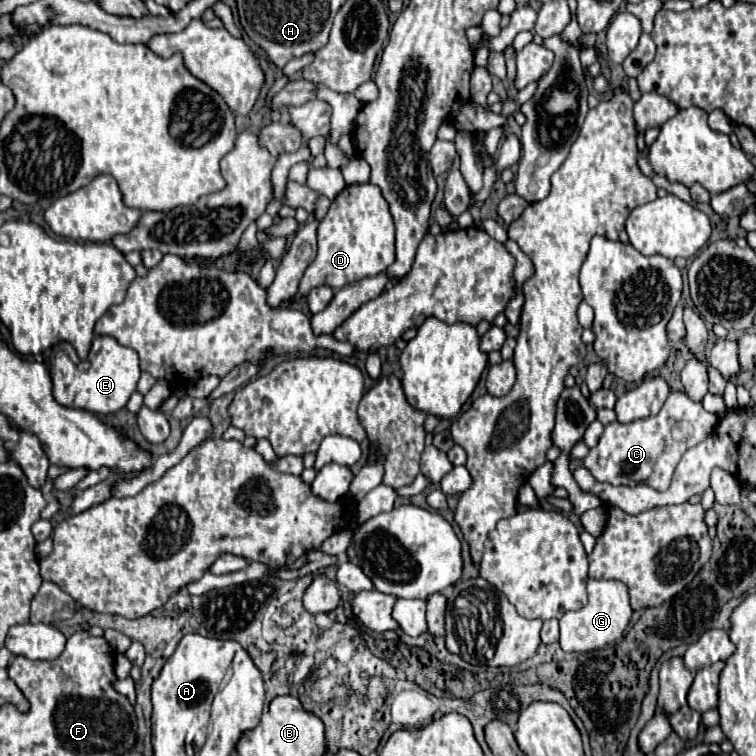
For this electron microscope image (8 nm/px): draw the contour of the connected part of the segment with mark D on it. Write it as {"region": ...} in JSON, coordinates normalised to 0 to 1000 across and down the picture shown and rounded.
{"region":[[[495,243],[458,246],[439,265],[429,291],[423,291],[418,315],[421,315],[418,341],[402,357],[394,386],[381,397],[381,402],[392,402],[413,381],[429,376],[439,381],[452,381],[479,368],[497,365],[521,347],[521,291],[511,265],[505,262],[505,254]]]}

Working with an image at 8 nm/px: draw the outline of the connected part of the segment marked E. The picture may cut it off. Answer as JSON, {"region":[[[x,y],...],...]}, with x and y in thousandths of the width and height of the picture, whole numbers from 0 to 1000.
{"region":[[[127,444],[114,476],[106,476],[98,458],[79,452],[69,460],[66,471],[66,497],[71,508],[71,526],[82,537],[108,540],[122,548],[148,548],[167,537],[172,521],[180,516],[185,500],[183,468],[177,463],[151,452],[146,444]]]}

